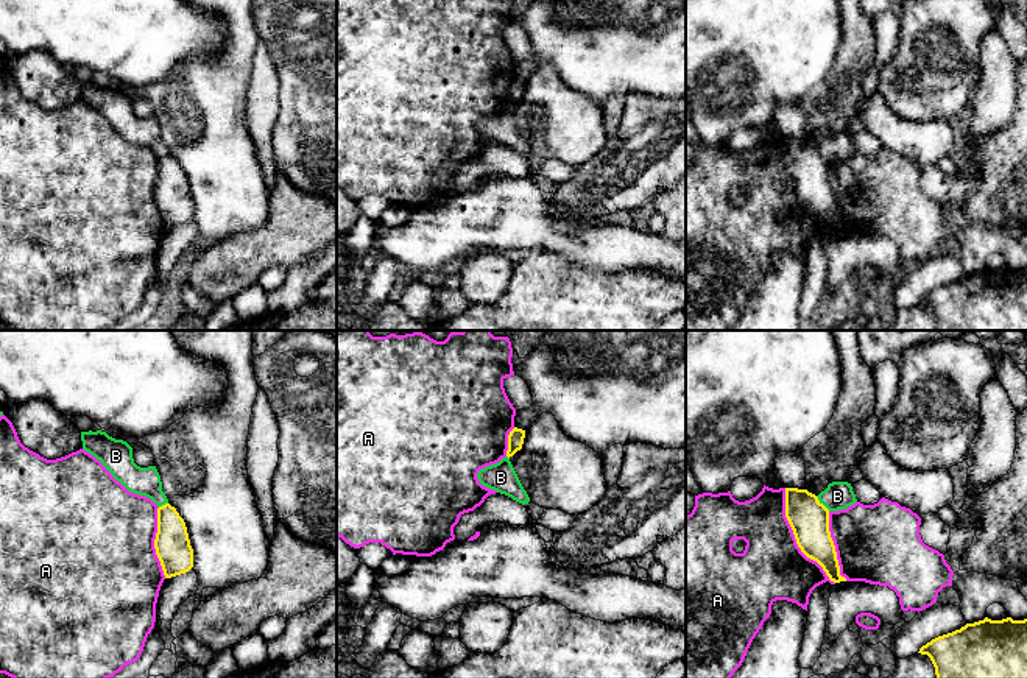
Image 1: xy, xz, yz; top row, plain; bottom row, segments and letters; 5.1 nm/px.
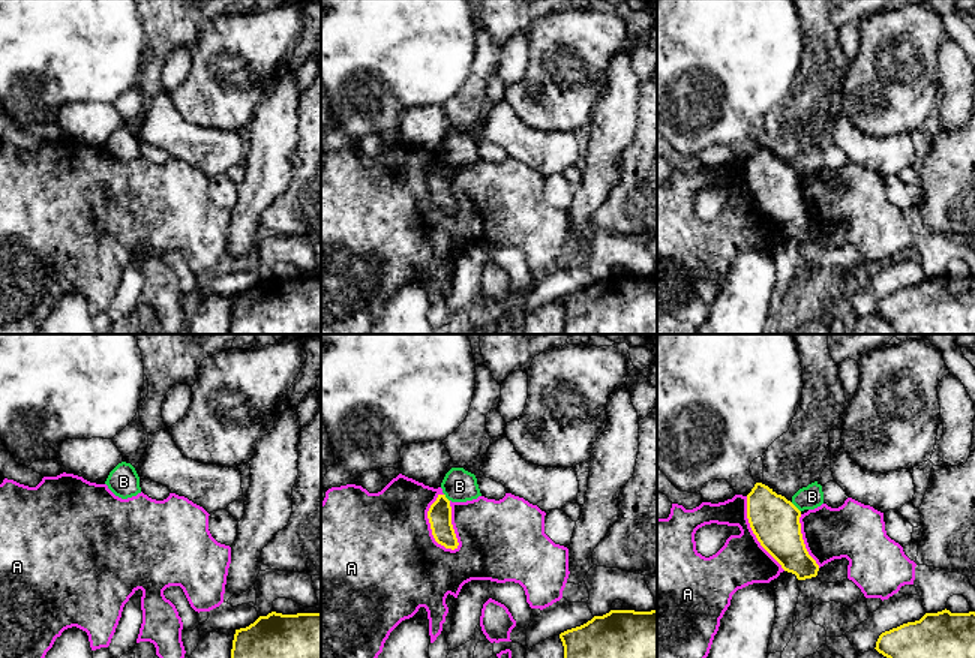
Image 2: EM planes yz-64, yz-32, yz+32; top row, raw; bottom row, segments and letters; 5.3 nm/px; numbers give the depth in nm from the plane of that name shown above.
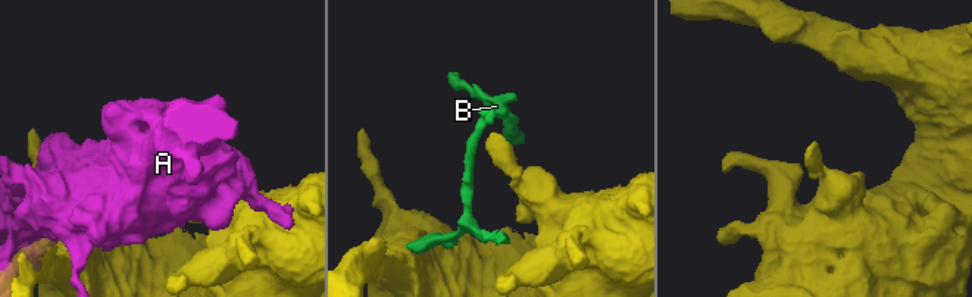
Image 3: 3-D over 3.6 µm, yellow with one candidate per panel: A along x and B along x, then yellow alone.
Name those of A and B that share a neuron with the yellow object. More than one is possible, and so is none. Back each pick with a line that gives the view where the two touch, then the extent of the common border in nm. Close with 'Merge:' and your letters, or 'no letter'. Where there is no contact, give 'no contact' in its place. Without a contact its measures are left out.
Merge: no letter

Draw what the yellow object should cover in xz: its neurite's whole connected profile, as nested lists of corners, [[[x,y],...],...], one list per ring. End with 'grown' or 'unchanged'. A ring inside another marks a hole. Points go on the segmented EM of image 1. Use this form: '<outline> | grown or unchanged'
[[[514,427],[508,435],[508,450],[506,457],[513,457],[517,450],[522,449],[525,438],[525,430]]] | unchanged

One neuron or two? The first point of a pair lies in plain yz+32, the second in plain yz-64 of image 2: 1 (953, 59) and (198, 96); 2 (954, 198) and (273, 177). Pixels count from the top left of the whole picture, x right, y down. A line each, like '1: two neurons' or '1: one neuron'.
1: two neurons
2: two neurons

